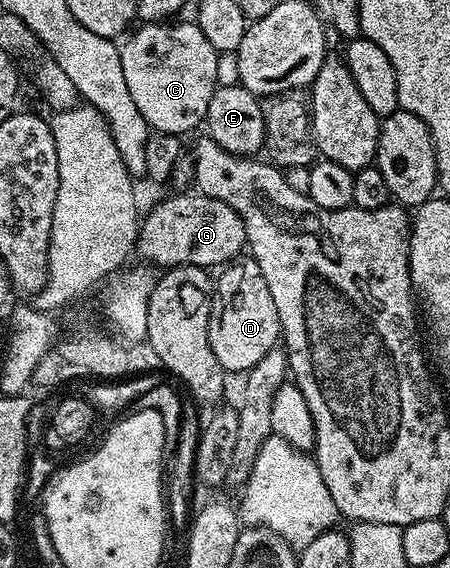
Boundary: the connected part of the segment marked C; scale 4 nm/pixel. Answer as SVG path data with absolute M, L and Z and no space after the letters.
M166 21L138 26L122 42L120 60L128 92L131 94L131 99L135 101L135 105L138 106L139 113L147 121L150 130L181 137L204 124L207 109L210 108L211 97L218 87L216 66L219 53L211 45L211 41L204 36L196 22L177 22L181 21Z

